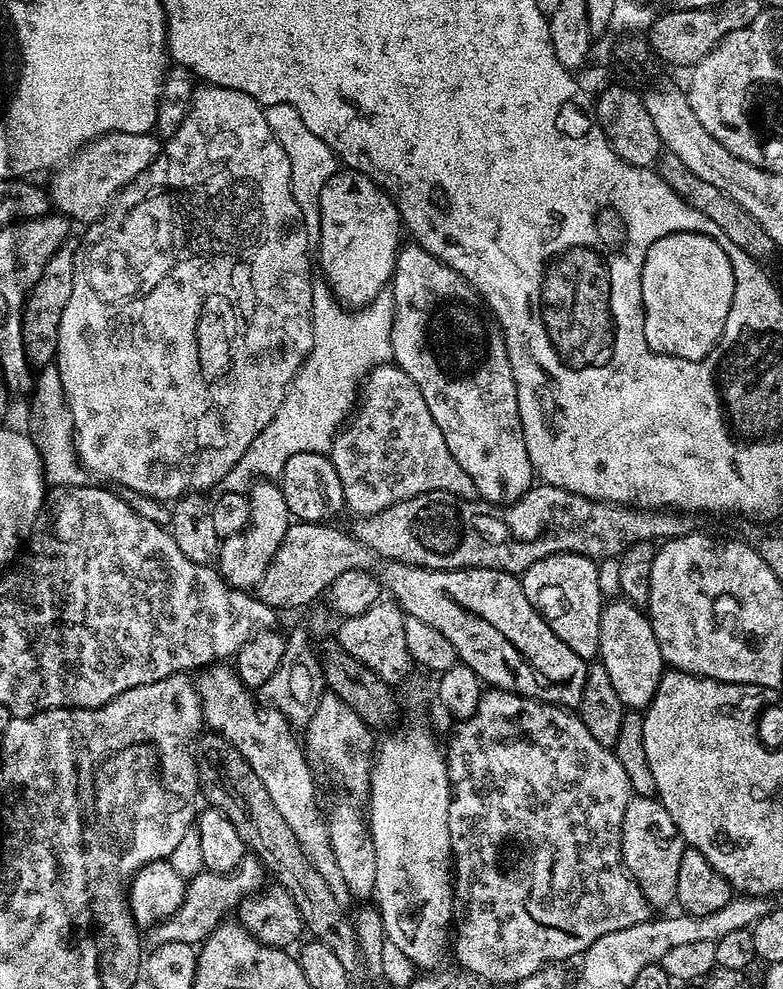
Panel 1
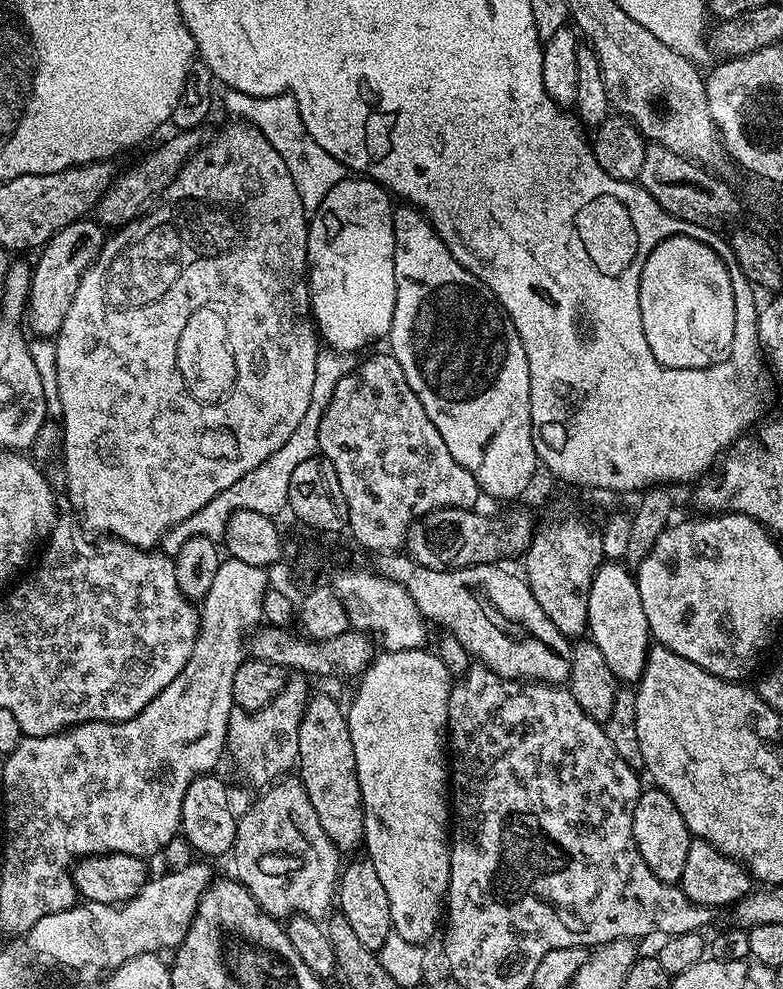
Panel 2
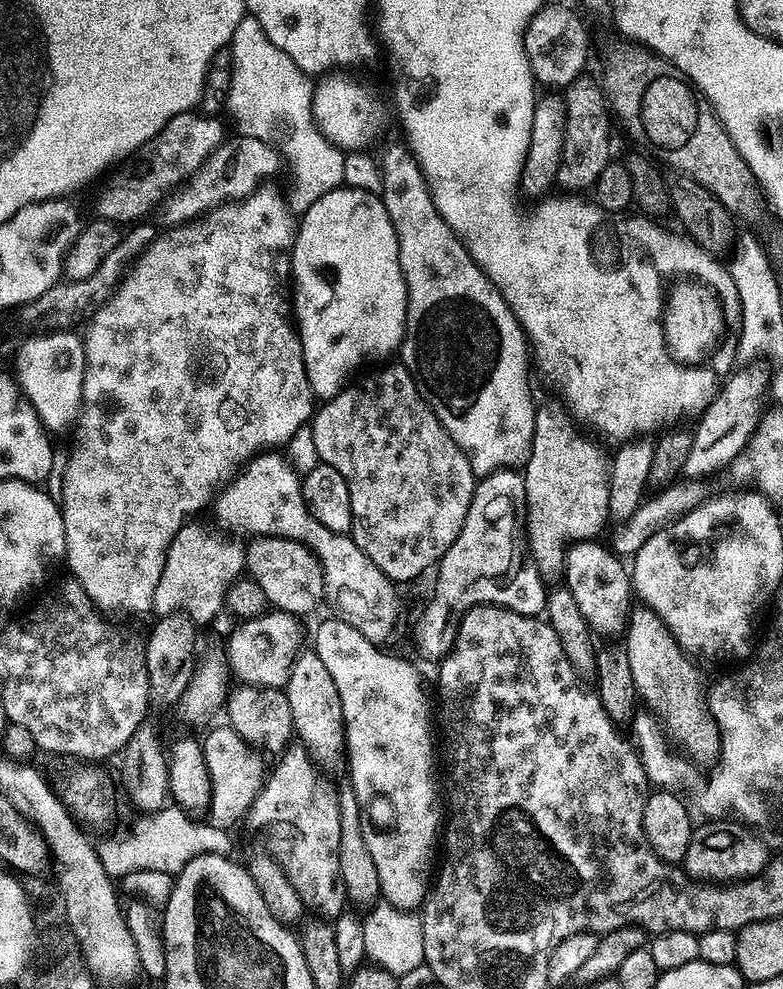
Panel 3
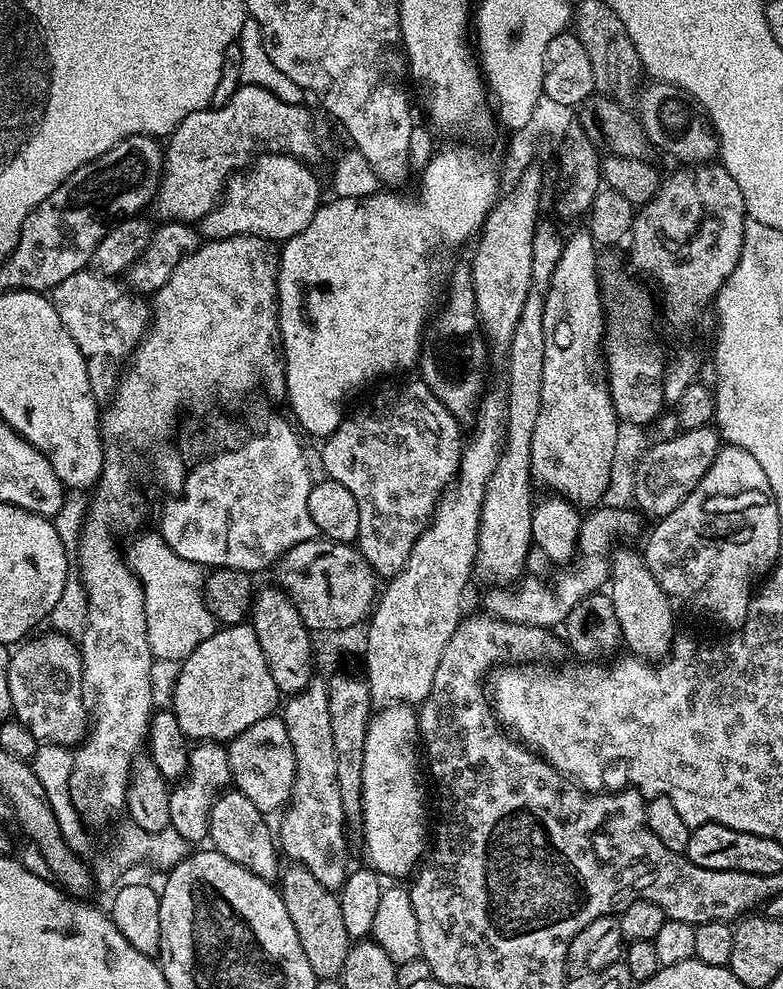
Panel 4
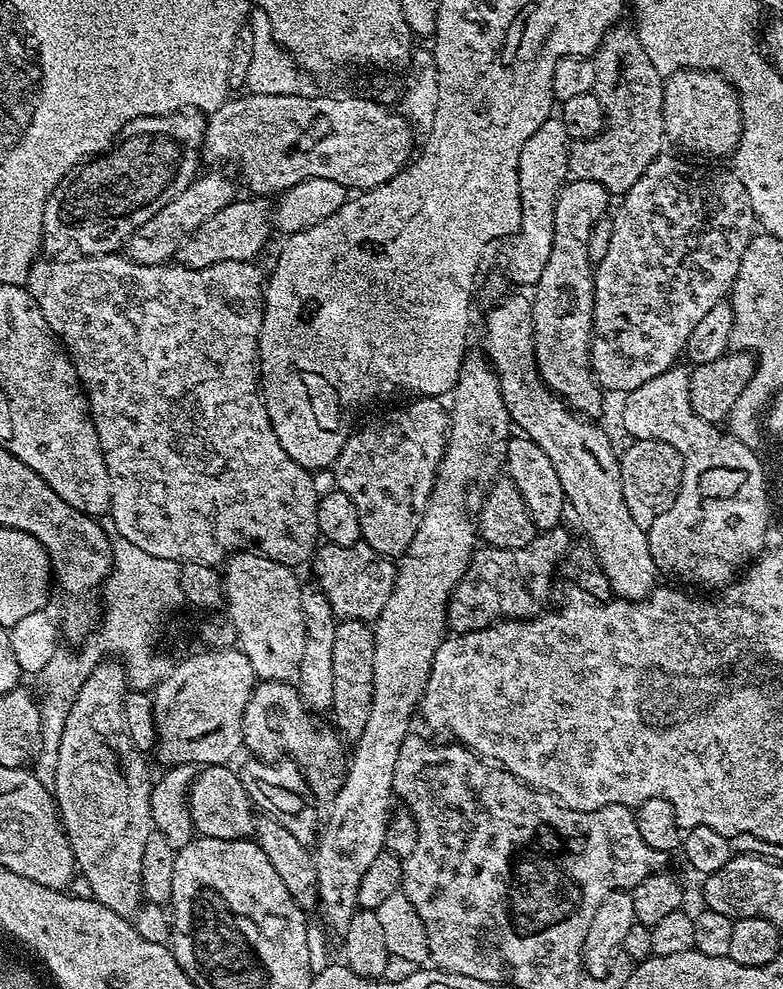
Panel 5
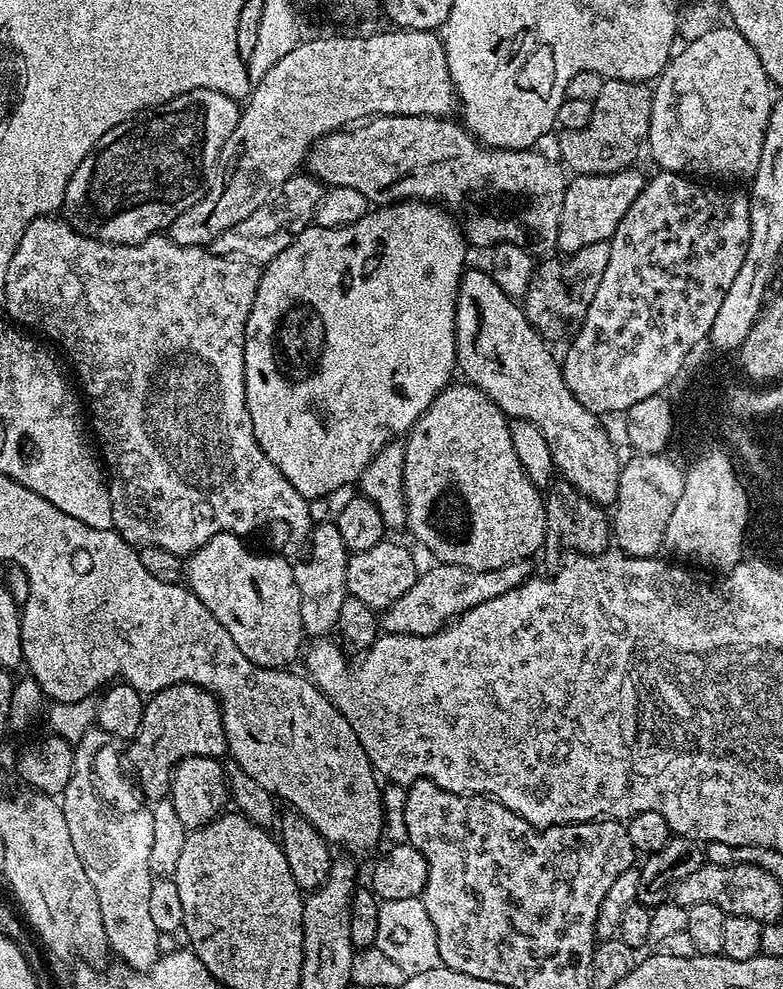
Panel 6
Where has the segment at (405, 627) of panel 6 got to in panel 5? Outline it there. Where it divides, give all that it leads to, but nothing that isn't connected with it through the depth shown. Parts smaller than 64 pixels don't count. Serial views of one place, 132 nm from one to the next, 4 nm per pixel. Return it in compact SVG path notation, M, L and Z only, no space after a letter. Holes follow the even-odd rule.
M564 526L541 531L527 548L480 546L448 599L448 627L453 633L477 632L497 620L526 620L549 607L552 575L570 552Z

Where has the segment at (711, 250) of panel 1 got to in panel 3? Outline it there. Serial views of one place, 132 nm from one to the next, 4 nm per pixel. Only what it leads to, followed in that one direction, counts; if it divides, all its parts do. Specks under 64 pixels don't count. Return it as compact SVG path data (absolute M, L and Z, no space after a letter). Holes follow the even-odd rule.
M680 282L669 289L664 317L664 339L668 351L677 363L685 366L696 366L719 347L724 332L726 313L716 293L703 283Z

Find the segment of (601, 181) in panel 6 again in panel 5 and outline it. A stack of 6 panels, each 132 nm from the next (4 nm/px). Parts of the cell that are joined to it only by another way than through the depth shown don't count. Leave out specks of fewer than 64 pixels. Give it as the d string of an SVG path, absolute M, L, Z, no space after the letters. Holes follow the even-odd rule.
M569 179L557 198L554 213L554 236L549 261L538 272L536 297L530 300L532 325L534 326L534 350L540 377L548 383L548 389L563 398L568 407L581 416L596 418L601 415L605 393L592 373L592 315L594 314L594 262L588 257L590 234L598 221L605 219L610 197L598 182Z

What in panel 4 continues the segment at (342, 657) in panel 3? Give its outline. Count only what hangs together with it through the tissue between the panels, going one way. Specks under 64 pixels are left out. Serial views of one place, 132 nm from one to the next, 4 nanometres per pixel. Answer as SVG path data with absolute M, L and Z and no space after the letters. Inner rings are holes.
M399 702L385 705L378 711L368 722L364 742L360 800L364 820L364 848L368 851L367 863L381 877L411 877L426 852L425 777L422 775L422 760L421 757L419 760L416 750L419 717L413 707Z

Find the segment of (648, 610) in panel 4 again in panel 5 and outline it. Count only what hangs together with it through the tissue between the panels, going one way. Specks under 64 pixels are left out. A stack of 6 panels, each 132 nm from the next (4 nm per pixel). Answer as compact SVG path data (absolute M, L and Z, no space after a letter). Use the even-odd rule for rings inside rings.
M510 296L501 299L493 307L497 308L488 316L488 348L486 347L488 362L496 371L506 410L513 425L523 435L538 442L538 446L546 450L550 462L554 462L554 470L558 470L558 478L562 478L562 490L567 503L571 511L572 508L576 511L581 530L592 539L591 547L610 582L613 593L622 600L645 600L658 586L658 573L654 566L654 558L650 554L648 533L638 526L638 522L634 522L634 514L630 514L630 506L626 506L626 494L622 494L620 456L612 449L614 440L604 432L603 427L595 419L572 411L561 397L548 389L548 383L540 377L540 370L536 365L534 326L529 297Z

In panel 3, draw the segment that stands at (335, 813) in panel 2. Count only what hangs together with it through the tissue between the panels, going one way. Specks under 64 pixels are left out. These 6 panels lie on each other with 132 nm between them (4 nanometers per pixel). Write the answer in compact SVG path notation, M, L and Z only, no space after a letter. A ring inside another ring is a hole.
M304 650L297 656L288 675L286 691L290 698L290 714L292 715L292 730L295 739L304 745L304 749L308 751L308 756L313 764L324 770L325 768L332 768L336 764L343 765L346 760L346 749L342 699L338 696L338 689L334 684L334 679L330 678L325 663L318 658L315 651Z

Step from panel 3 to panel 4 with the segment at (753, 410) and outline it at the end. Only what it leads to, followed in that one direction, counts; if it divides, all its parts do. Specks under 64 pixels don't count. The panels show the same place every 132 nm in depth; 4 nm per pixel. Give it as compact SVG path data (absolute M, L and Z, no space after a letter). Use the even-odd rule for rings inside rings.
M712 426L689 428L679 434L681 436L660 440L652 449L648 448L636 465L634 504L645 517L669 516L694 490L694 486L698 486L698 482L712 465L712 460L722 447L722 440L716 428Z

